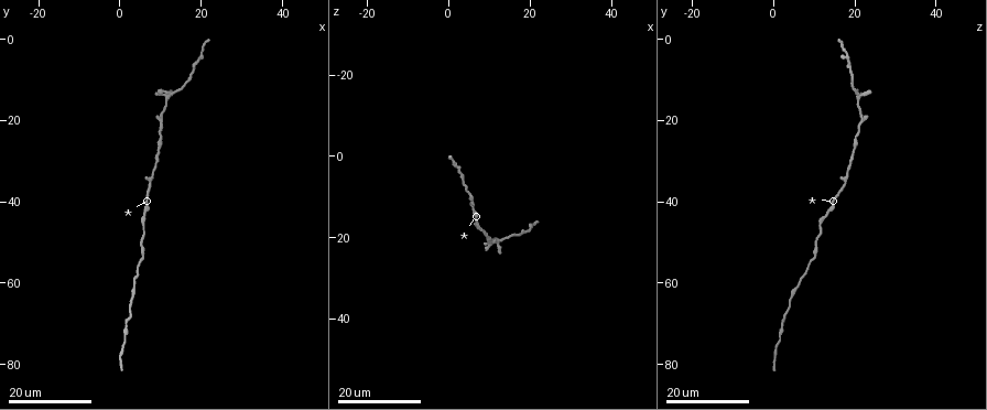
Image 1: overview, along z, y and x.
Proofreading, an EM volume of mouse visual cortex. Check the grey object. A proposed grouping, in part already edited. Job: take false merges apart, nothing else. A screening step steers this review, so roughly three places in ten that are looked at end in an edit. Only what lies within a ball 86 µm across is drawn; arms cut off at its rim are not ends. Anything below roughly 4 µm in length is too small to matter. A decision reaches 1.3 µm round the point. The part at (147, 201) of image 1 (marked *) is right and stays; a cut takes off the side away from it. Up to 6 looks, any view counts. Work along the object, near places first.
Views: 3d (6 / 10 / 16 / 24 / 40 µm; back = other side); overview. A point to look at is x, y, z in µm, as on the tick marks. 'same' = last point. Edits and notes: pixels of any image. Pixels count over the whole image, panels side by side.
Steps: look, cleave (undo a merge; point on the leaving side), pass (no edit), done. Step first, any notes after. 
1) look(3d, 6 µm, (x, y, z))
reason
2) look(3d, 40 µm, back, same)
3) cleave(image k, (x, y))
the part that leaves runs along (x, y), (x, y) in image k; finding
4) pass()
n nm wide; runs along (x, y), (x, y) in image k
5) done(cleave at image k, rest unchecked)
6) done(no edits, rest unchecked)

look(3d, 24 µm, (7.0, 35.5, 17.5))
sudden change in width

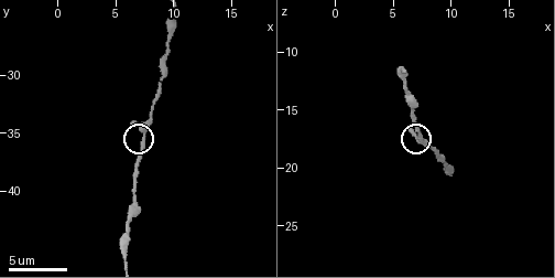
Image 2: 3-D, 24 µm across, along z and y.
look(3d, 10 µm, (7.2, 35.4, 17.4))
closer look

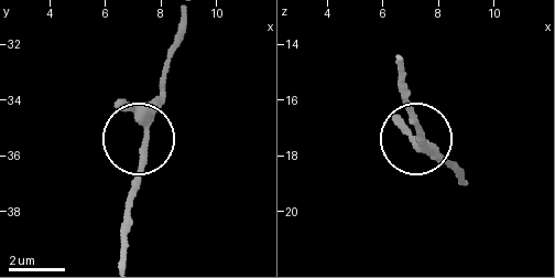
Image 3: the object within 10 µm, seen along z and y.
pass()
260 nm wide; runs along (127, 258), (127, 198), (141, 169), (162, 64) in image 3; one neuron here

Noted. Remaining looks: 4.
look(3d, 24 µm, (20.0, 5.0, 18.5))
small branch off a trunk

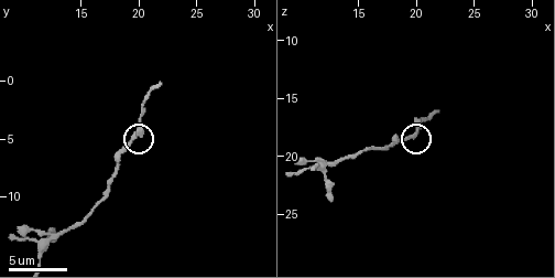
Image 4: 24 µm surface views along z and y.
look(3d, 6 µm, (19.6, 5.0, 18.2))

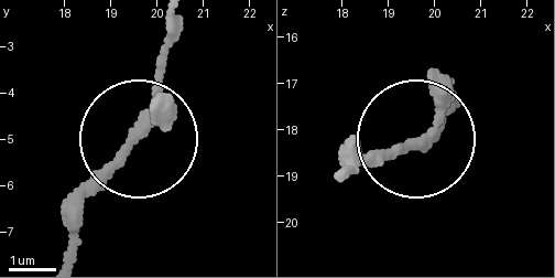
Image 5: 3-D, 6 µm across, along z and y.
pass()
190 nm wide; runs along (344, 167), (391, 159), (458, 108) in image 5; continuous, no second neuron

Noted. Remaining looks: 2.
look(3d, 6 µm, (12.2, 13.8, 21.0))
looks like a crossing

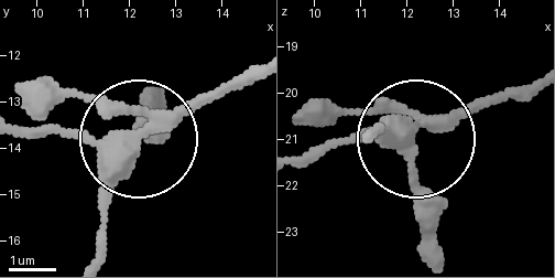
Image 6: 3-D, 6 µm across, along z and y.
pass()
one neuron here

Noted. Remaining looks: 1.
done(no edits, rest unchecked)

